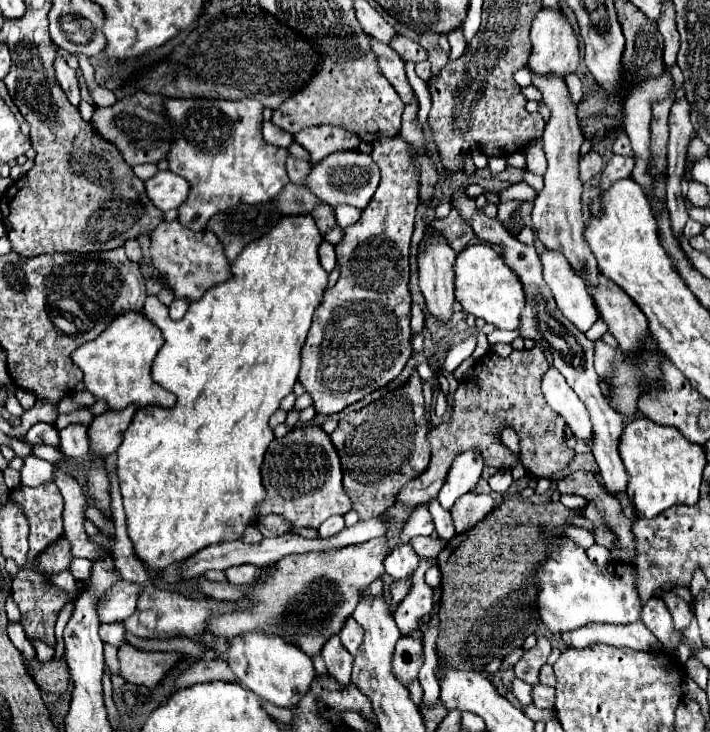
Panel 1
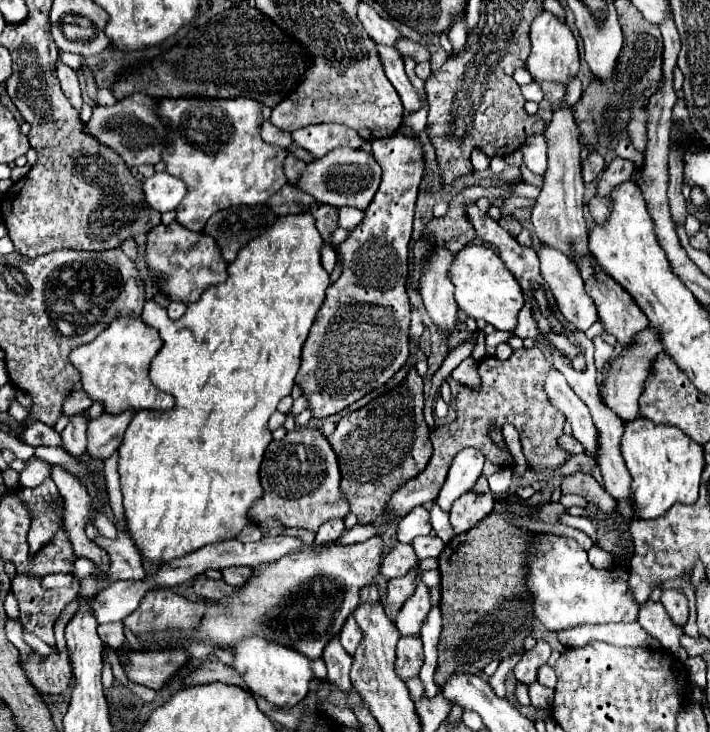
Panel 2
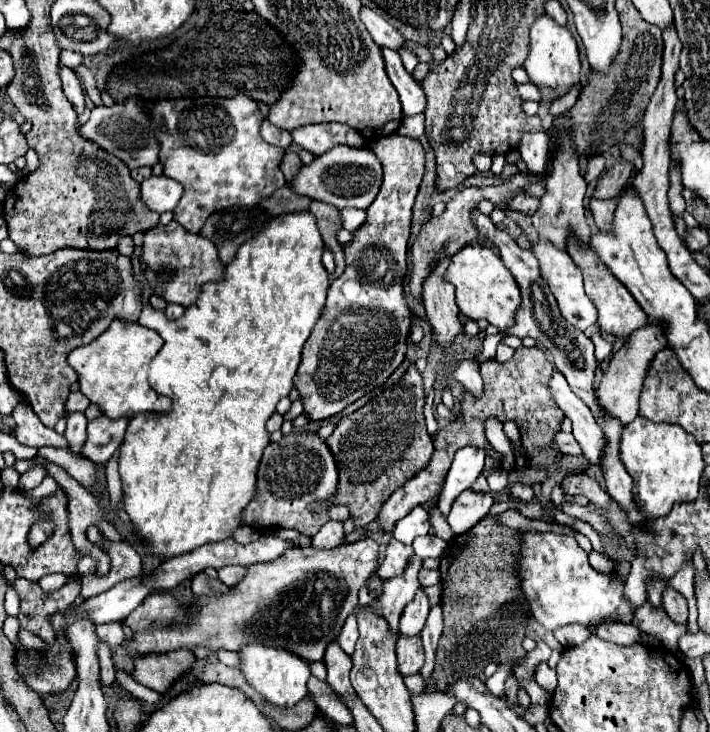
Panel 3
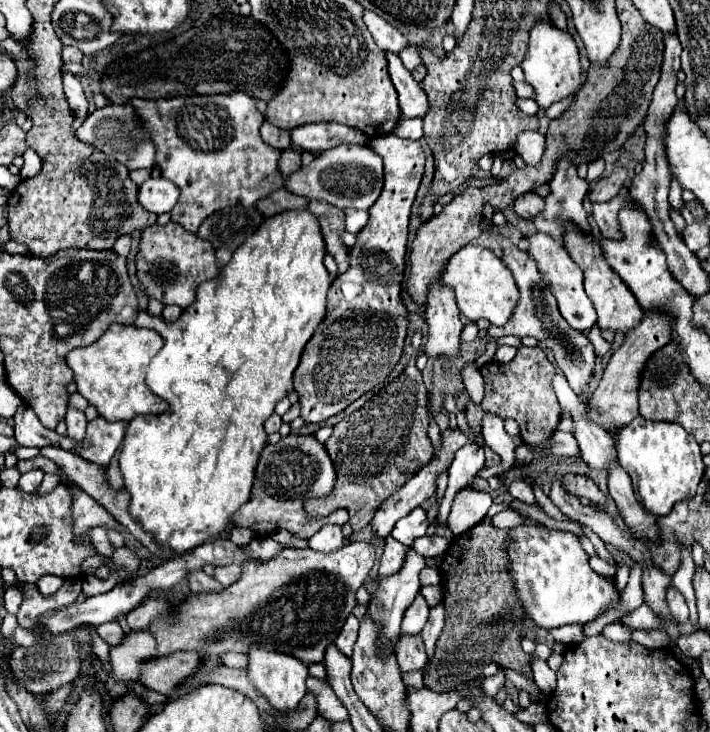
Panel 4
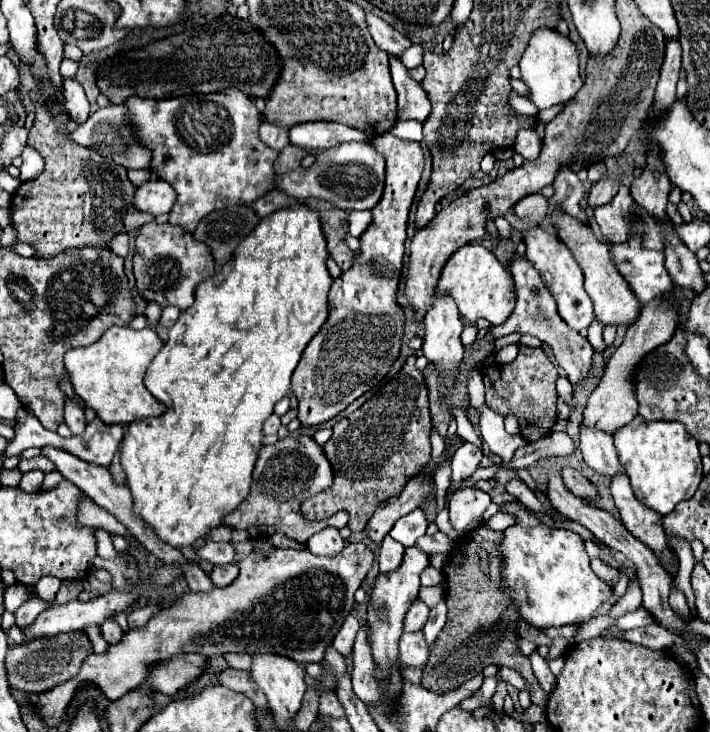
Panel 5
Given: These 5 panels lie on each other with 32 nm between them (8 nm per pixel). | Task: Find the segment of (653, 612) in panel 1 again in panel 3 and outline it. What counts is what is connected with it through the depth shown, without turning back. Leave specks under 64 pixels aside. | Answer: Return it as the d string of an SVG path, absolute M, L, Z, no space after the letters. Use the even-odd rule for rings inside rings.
M642 604L632 618L632 624L638 626L642 632L648 634L658 634L664 642L664 646L672 652L678 652L678 642L680 636L687 633L687 624L677 624L672 622L664 610L654 610L648 604Z

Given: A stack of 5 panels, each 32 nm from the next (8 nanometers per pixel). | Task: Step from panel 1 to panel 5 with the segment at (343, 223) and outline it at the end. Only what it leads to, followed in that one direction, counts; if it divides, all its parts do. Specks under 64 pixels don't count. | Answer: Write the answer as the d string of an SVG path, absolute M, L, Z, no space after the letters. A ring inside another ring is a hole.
M348 212L348 232L354 238L360 238L372 222L372 212Z

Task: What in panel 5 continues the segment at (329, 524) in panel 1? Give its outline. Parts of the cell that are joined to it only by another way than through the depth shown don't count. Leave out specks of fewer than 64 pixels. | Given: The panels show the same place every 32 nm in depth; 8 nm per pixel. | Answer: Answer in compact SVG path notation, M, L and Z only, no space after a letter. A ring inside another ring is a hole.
M324 528L306 542L306 548L316 556L336 556L342 552L344 546L346 542L342 540L338 528Z

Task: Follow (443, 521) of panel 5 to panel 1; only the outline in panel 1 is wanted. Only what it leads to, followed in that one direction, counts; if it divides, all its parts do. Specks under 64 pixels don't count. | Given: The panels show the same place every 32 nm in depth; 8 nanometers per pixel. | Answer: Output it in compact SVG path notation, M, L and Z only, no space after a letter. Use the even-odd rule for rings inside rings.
M466 450L460 456L456 456L448 470L446 482L440 490L440 498L438 498L440 506L444 510L450 510L462 494L472 492L476 482L480 480L482 468L484 468L484 460L478 450Z

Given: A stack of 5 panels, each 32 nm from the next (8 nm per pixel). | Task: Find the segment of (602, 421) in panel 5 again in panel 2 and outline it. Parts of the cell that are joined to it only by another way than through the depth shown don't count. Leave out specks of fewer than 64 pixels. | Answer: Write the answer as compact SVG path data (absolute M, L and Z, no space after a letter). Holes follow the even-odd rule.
M646 328L634 336L634 342L628 348L624 348L616 356L616 360L612 360L608 374L600 384L600 398L614 414L618 414L622 422L632 422L638 416L638 398L642 394L650 364L660 350L662 350L662 340L658 338L658 332L654 328Z

